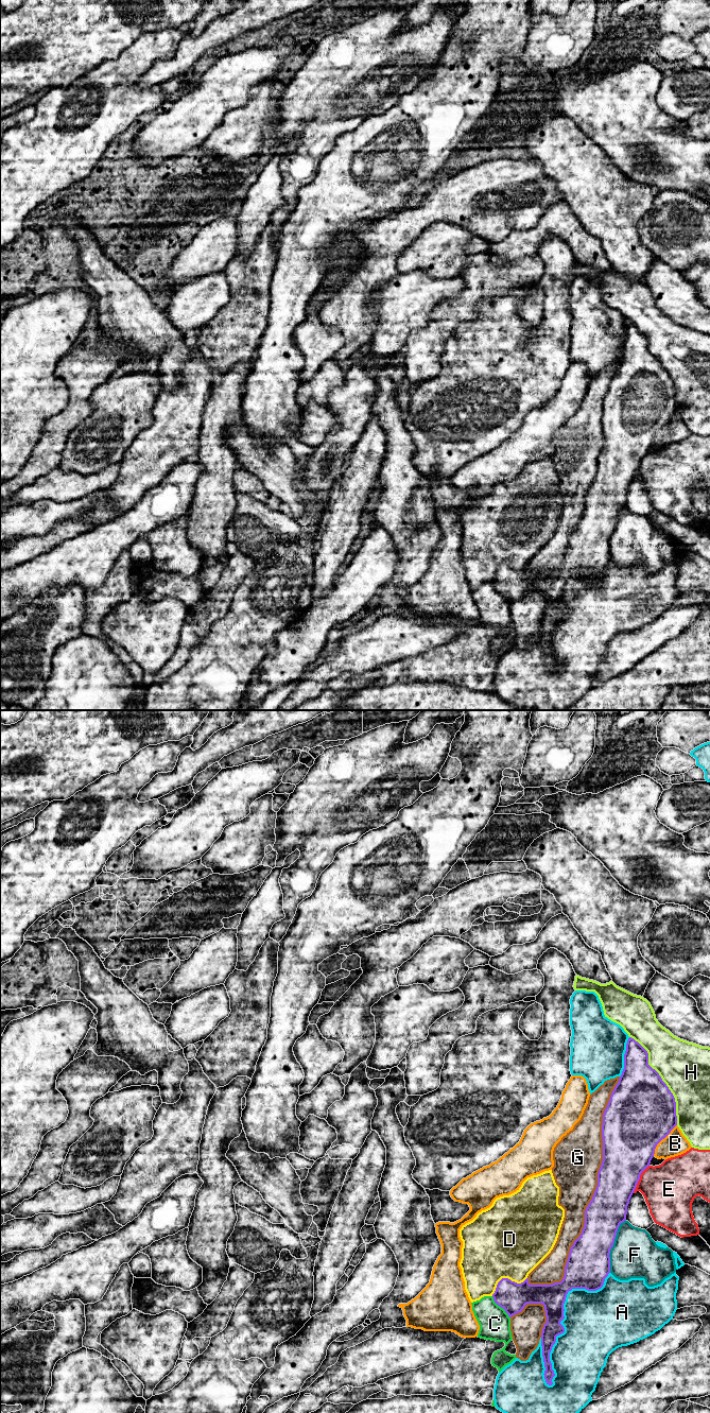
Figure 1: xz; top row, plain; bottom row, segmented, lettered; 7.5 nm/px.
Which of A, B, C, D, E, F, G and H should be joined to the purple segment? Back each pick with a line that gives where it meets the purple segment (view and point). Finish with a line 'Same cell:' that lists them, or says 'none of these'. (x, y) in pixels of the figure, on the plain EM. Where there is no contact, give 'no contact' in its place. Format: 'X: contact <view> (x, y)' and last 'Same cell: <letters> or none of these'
Same cell: none of these

